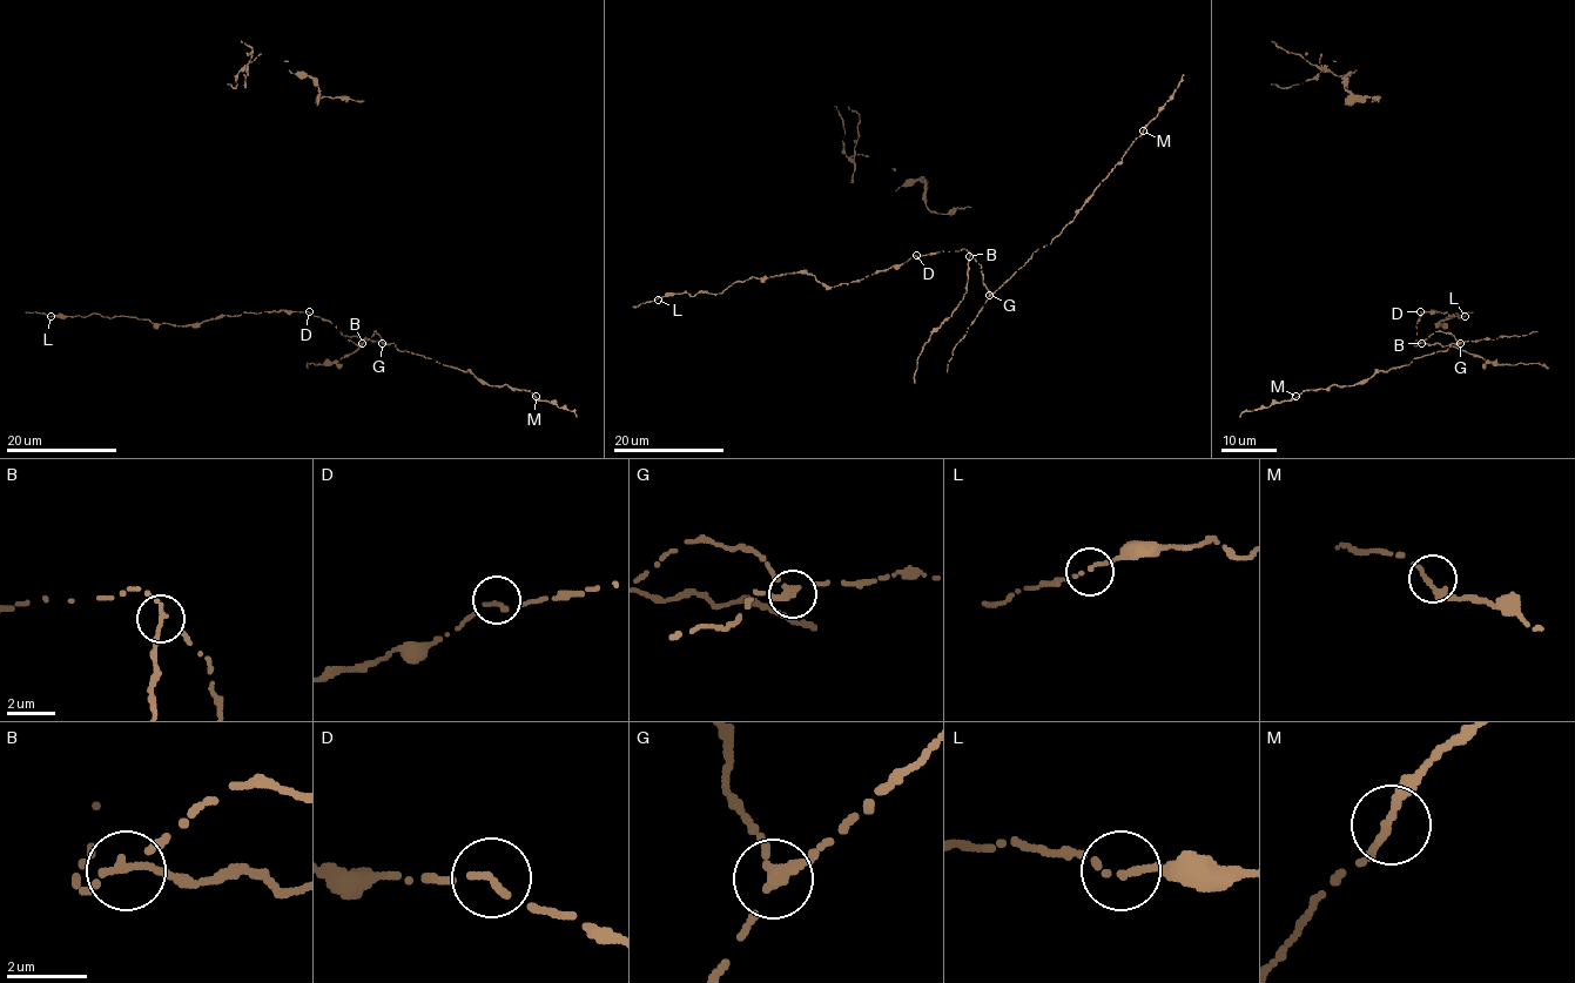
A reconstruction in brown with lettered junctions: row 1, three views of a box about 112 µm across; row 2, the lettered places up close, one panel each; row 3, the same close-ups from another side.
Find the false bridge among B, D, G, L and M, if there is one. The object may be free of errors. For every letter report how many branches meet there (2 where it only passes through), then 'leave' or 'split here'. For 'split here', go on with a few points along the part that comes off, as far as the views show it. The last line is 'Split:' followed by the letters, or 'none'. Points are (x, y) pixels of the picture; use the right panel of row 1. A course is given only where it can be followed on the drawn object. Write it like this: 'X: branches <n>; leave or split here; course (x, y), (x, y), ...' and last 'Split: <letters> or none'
B: branches 3; split here
D: branches 2; leave
G: branches 3; leave
L: branches 2; leave
M: branches 2; leave
Split: B

